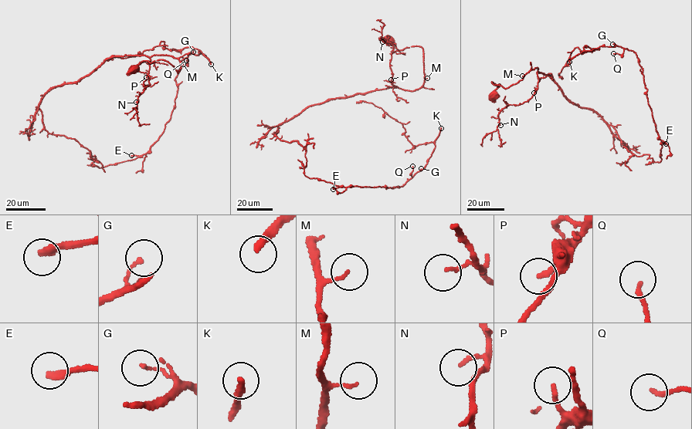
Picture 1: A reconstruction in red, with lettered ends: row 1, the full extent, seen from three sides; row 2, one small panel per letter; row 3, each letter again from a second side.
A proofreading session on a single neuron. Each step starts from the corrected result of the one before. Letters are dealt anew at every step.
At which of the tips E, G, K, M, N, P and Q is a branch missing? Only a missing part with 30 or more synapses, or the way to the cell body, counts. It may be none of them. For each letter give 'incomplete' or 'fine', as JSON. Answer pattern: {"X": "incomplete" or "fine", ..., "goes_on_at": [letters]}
{"E": "incomplete", "G": "fine", "K": "incomplete", "M": "fine", "N": "fine", "P": "incomplete", "Q": "fine", "goes_on_at": ["E", "K", "P"]}

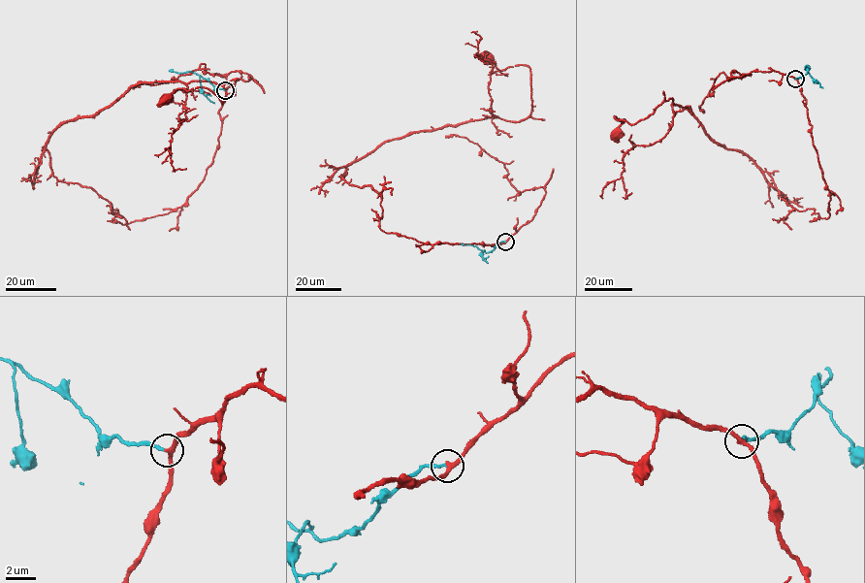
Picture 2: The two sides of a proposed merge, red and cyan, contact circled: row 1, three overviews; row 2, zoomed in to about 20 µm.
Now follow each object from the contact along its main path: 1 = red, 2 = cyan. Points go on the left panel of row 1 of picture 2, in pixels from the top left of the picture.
1: (225, 89), (213, 160), (169, 212), (114, 222), (53, 176), (53, 131), (131, 87), (226, 97), (169, 99)
2: (225, 89), (214, 87), (200, 75), (202, 90), (214, 103)

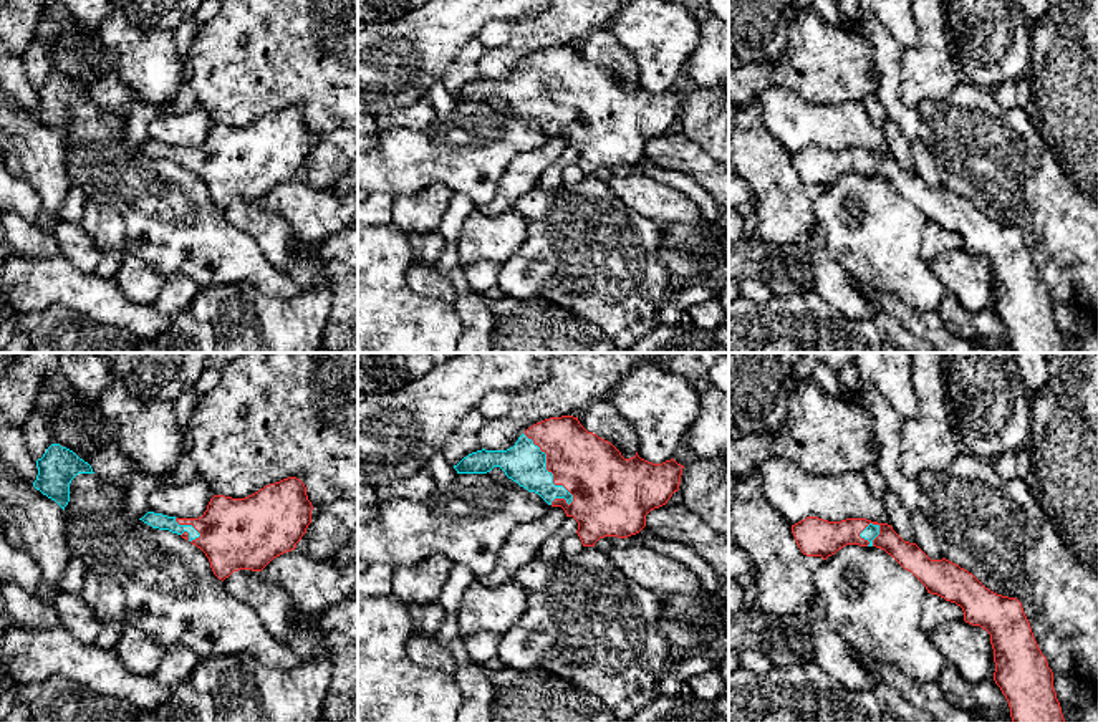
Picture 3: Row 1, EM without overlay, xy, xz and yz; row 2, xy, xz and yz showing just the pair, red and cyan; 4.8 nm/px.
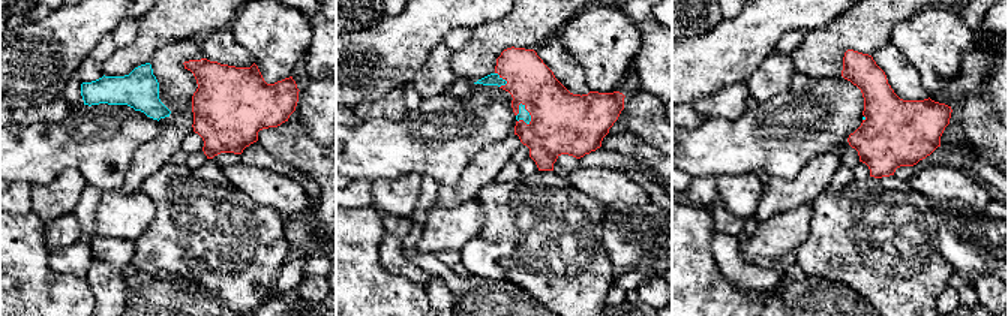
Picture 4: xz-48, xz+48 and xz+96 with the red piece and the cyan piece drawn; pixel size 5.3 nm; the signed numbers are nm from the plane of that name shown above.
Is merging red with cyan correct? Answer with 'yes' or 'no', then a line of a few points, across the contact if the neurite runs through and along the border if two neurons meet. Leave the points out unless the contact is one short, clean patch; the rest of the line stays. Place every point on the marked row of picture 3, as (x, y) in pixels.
yes; line xz (593, 471), (550, 471), (542, 464), (525, 464)

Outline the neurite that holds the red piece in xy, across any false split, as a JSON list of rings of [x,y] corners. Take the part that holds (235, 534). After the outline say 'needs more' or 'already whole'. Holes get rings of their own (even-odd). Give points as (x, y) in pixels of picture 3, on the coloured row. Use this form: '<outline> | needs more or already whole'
[[[288,477],[245,498],[214,495],[199,518],[147,512],[139,520],[200,548],[224,581],[238,570],[262,571],[273,558],[295,550],[311,523],[311,510],[305,484]]] | needs more

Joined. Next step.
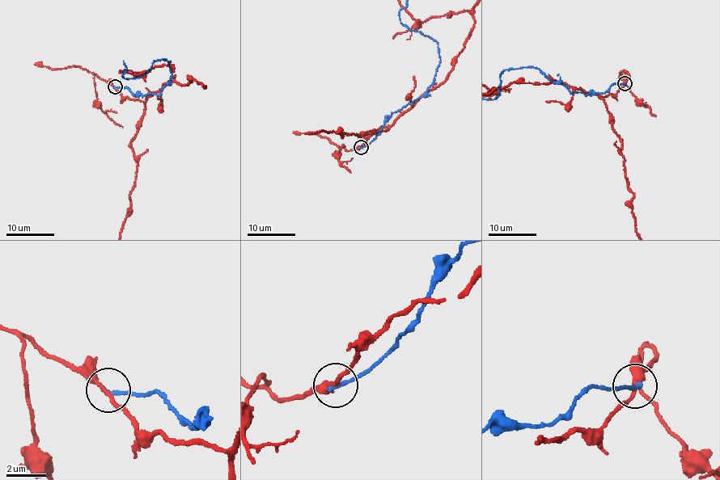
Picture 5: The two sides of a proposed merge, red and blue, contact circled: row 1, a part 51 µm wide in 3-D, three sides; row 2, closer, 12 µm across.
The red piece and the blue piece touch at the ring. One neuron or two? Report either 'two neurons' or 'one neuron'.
two neurons

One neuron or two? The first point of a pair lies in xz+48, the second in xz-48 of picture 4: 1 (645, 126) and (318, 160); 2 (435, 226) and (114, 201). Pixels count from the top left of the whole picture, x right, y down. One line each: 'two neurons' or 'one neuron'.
1: two neurons
2: one neuron

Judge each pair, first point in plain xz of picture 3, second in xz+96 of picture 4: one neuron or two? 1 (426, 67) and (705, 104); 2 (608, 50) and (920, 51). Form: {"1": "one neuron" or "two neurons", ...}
{"1": "two neurons", "2": "two neurons"}

